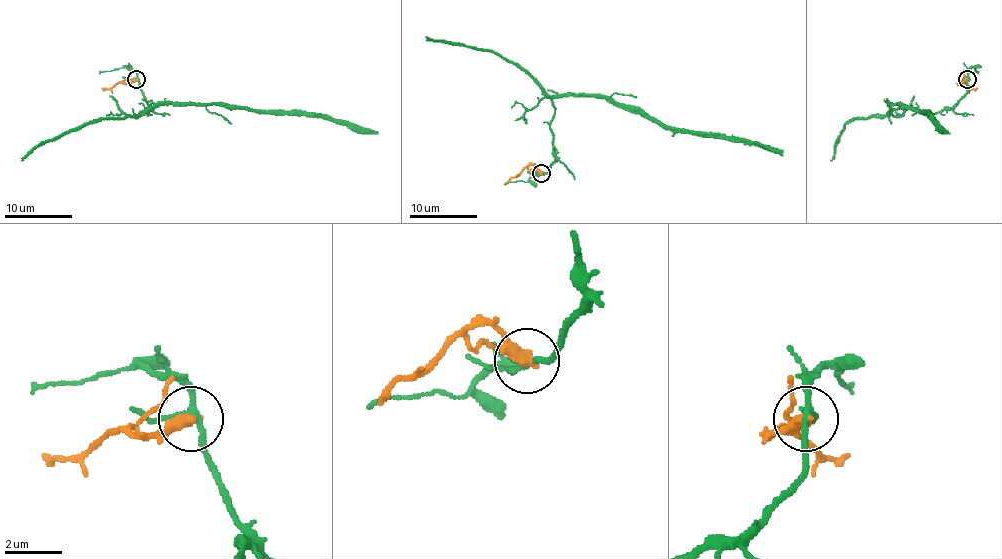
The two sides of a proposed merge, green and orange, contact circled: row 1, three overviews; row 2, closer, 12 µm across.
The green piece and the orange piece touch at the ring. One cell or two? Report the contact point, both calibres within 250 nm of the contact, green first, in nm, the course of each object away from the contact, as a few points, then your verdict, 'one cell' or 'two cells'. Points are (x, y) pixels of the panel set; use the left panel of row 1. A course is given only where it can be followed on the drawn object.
(136, 79) | 190/460 nm | green via (136, 78), (148, 114), (150, 105), (236, 105), (320, 114), (378, 134) | orange via (136, 80), (102, 88) | two cells

